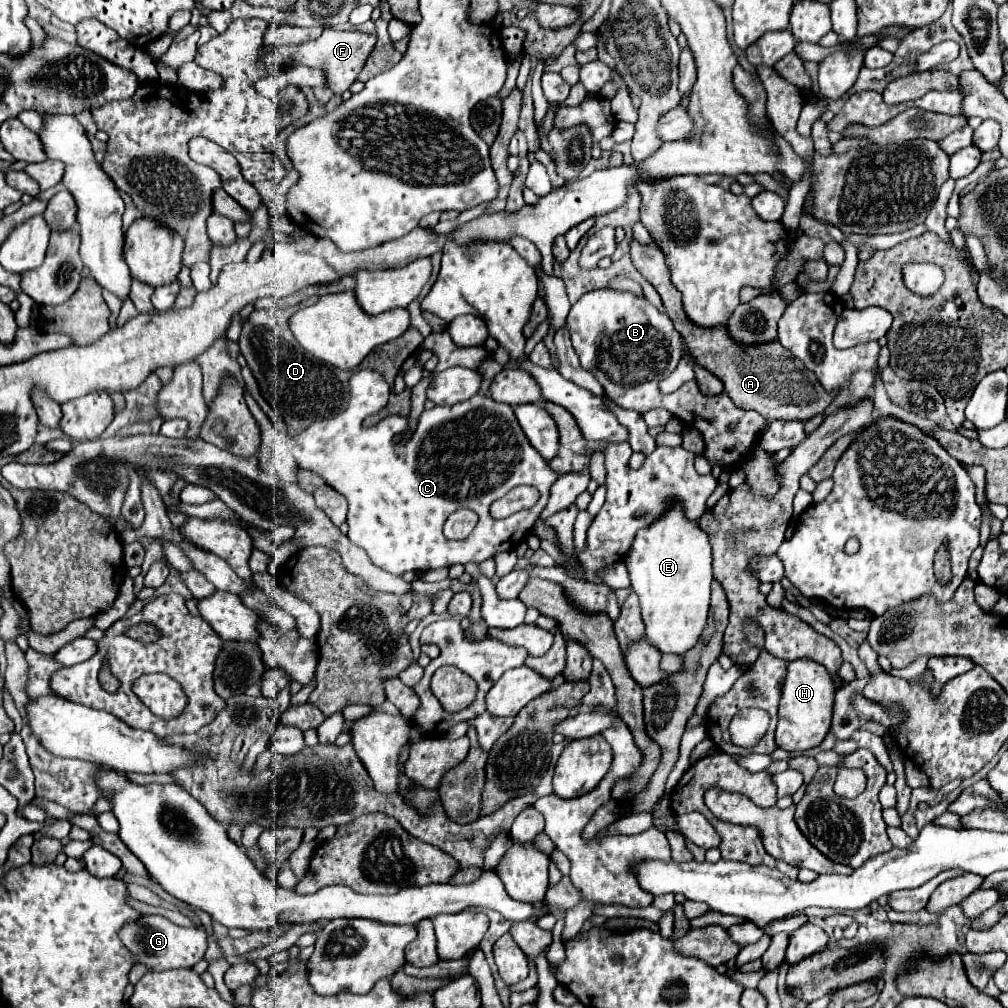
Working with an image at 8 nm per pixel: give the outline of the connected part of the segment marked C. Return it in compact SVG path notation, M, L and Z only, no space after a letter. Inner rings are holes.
M357 370L349 378L349 392L351 392L351 398L347 408L325 420L313 422L307 430L303 430L293 438L291 454L295 456L301 468L317 472L337 492L341 492L347 498L349 502L347 536L353 544L361 546L367 552L367 556L375 566L391 574L403 574L407 570L427 572L427 570L453 566L453 564L483 562L499 552L513 550L533 530L541 510L549 500L551 486L559 478L559 474L529 444L509 404L501 404L491 400L489 396L475 394L471 400L465 400L461 404L433 406L431 410L423 410L423 414L419 416L417 430L413 432L409 442L393 444L395 434L405 434L407 420L399 416L397 418L391 416L391 418L383 418L373 428L363 427L363 420L367 416L373 416L387 406L391 390L385 378L375 370ZM521 484L535 486L541 492L539 502L533 508L521 510L509 518L501 518L501 520L491 518L489 514L491 504ZM459 508L475 510L479 516L479 522L475 530L467 536L467 540L455 542L443 536L443 524L445 524L445 518L449 518L449 514L453 514Z

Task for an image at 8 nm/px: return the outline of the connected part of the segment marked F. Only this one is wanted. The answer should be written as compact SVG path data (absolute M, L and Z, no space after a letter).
M325 28L317 40L311 40L311 42L305 42L299 46L281 46L281 48L265 46L265 50L267 50L265 62L269 62L269 64L277 62L277 64L305 64L311 68L325 68L325 72L329 74L327 86L335 94L343 94L361 74L371 50L373 50L373 36L357 32L357 30Z

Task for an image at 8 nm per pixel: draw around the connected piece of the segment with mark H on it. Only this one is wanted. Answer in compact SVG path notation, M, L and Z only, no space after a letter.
M795 660L787 666L787 676L783 682L781 704L779 704L779 722L775 730L775 744L787 752L803 752L813 746L819 746L831 726L831 708L833 708L835 686L825 666L813 660Z

